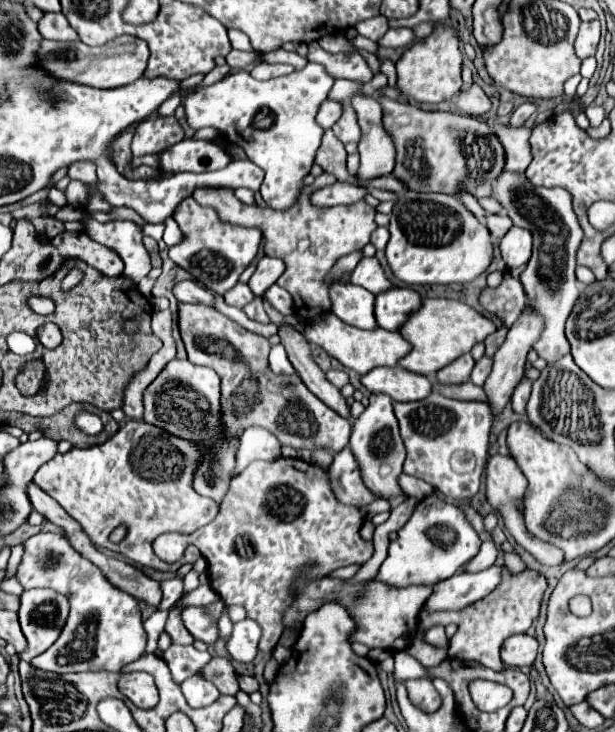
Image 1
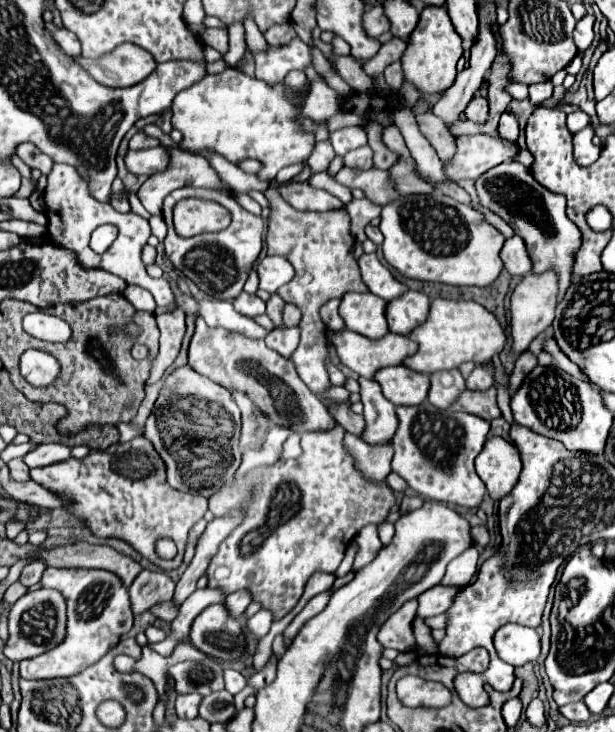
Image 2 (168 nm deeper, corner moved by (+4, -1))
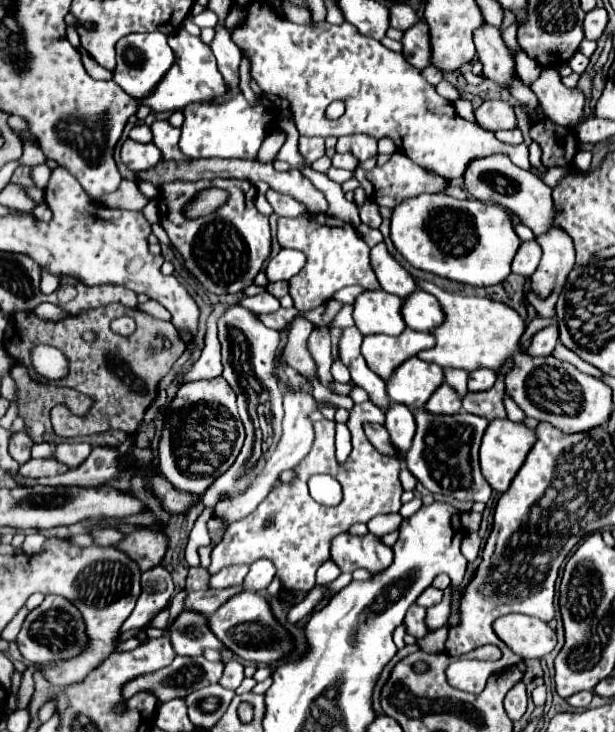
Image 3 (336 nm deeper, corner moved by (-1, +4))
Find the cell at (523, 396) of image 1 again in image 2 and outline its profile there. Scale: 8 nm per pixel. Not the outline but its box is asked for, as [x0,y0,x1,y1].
[509,350,537,394]

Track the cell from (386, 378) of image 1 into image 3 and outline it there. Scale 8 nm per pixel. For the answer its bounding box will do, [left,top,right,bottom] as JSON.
[388,357,444,407]

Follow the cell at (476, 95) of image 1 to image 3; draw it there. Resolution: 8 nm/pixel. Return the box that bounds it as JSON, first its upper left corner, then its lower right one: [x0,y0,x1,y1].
[476,101,516,131]

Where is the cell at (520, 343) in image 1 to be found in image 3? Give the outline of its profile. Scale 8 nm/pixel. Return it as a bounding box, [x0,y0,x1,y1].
[528,227,574,299]

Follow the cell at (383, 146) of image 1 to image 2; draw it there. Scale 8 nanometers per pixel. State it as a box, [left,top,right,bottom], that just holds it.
[343,146,373,170]

